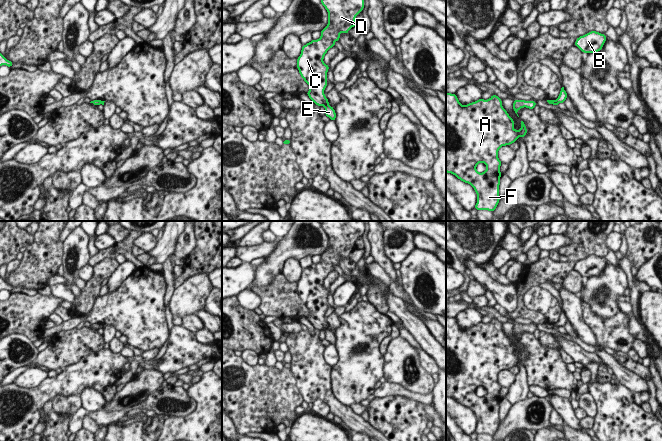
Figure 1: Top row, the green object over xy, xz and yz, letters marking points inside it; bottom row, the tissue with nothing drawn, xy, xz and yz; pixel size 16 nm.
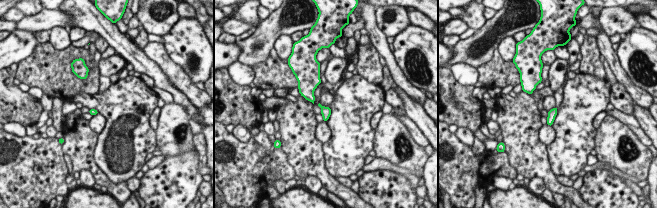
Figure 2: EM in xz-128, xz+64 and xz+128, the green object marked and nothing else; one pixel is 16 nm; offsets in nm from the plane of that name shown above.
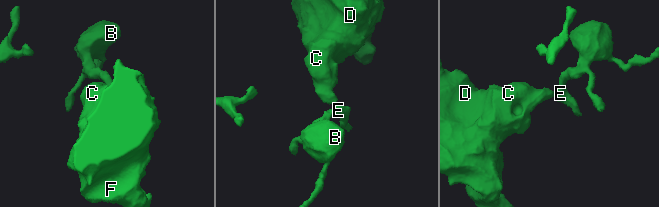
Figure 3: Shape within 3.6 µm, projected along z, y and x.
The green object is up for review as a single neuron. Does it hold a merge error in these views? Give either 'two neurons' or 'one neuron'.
two neurons

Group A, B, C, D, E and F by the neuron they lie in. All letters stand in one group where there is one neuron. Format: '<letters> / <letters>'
A C D F / B E

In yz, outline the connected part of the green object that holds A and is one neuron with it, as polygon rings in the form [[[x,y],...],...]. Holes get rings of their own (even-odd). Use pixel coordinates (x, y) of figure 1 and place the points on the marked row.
[[[446,93],[446,172],[455,175],[461,181],[470,184],[477,194],[475,209],[494,212],[499,200],[500,166],[499,148],[511,145],[518,137],[525,137],[527,128],[523,120],[521,129],[515,130],[514,120],[502,107],[497,95],[490,99],[479,99],[463,106],[457,94]],[[483,162],[487,169],[483,173],[476,170],[478,163]]]

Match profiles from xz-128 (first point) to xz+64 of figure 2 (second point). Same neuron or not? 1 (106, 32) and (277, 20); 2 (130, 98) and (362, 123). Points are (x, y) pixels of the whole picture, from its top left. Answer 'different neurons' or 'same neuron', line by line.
1: same neuron
2: same neuron

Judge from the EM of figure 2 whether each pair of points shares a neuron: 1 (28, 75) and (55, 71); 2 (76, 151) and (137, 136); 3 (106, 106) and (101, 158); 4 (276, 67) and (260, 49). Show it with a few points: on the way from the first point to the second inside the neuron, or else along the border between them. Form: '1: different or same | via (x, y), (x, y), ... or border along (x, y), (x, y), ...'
1: same | via (35, 71), (48, 71)
2: different | border along (97, 135), (93, 161), (100, 169)
3: same | via (111, 119), (111, 124), (102, 145)
4: different | border along (273, 47), (263, 61), (250, 66)

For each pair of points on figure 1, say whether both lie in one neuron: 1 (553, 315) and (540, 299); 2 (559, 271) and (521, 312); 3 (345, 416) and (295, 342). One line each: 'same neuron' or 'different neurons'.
1: same neuron
2: same neuron
3: same neuron

